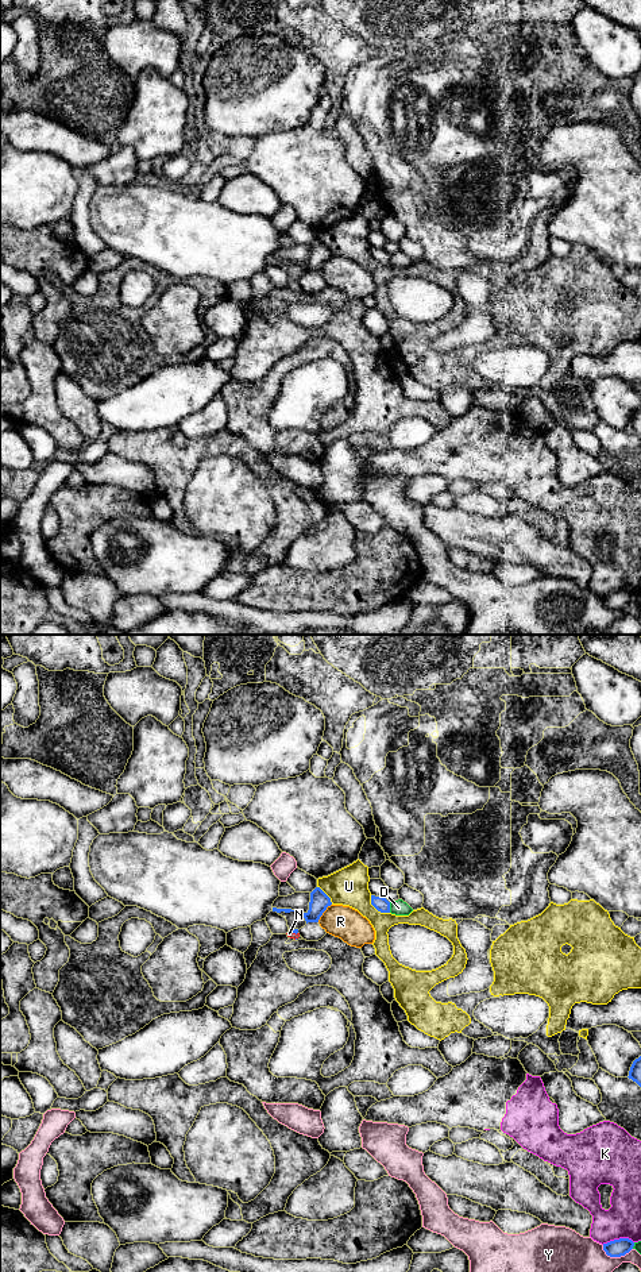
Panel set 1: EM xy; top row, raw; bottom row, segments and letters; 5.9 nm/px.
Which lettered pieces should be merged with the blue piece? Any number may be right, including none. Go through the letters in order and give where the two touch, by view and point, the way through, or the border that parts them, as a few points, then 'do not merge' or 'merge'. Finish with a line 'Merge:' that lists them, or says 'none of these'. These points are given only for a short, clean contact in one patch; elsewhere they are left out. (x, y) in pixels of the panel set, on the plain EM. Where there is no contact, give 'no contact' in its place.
D: meets blue in xy at (389, 259); border along xy (389, 254), (390, 263); do not merge
K: meets blue in xy at (617, 592); do not merge
N: meets blue in xy at (293, 284); runs through xy (294, 282), (293, 284), (289, 285); merge
R: meets blue in xy at (323, 263); border along xy (331, 255), (317, 273); do not merge
U: meets blue in xy at (377, 261); do not merge
Y: meets blue in xy at (616, 608); do not merge
Merge: N

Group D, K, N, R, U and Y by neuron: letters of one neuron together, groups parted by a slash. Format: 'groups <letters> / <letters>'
groups D / K / N / R / U / Y

